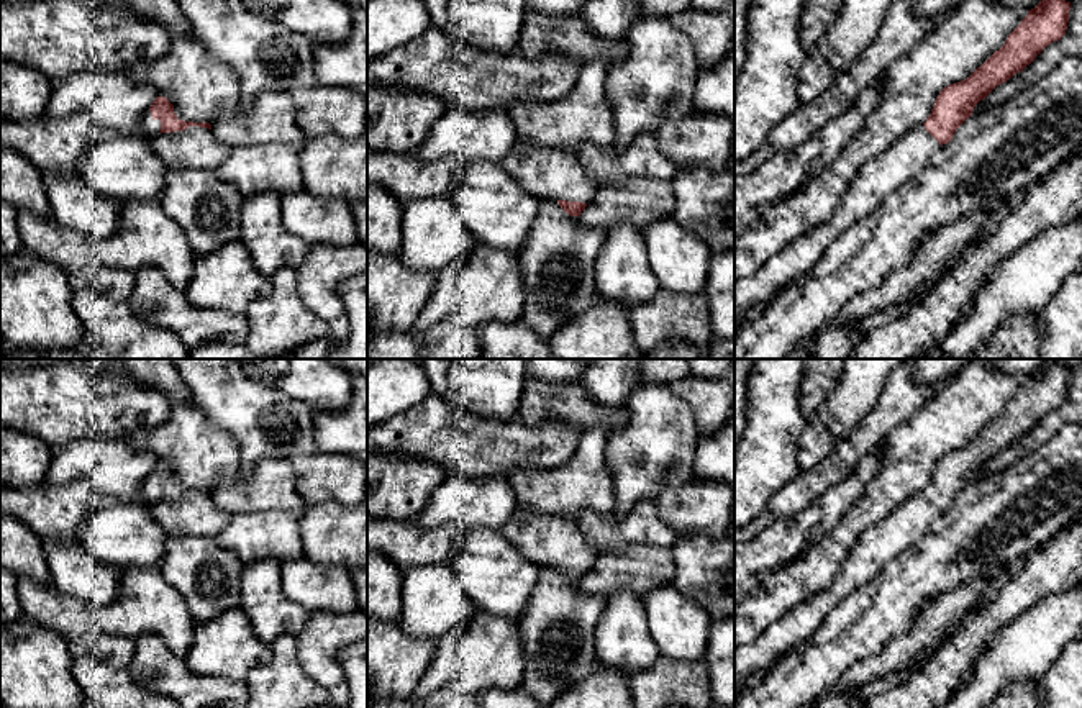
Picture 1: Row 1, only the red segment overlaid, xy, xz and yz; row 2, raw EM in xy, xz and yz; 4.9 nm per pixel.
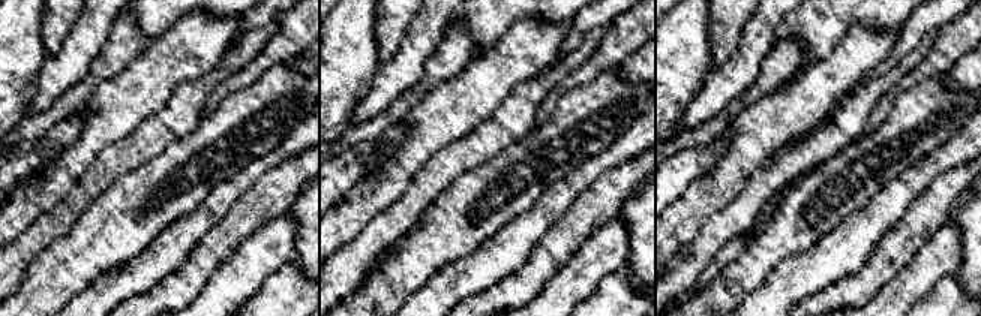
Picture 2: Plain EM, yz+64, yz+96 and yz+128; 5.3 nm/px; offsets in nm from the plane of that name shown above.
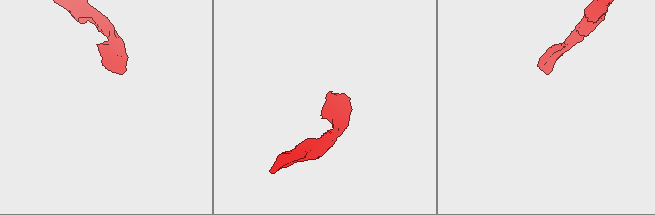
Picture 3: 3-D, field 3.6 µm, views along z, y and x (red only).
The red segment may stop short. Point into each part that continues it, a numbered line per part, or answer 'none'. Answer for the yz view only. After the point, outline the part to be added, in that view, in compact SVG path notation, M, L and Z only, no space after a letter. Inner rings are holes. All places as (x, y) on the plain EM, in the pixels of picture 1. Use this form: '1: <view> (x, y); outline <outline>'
1: yz (879, 544); outline M920 492L862 531L830 587L734 651L734 705L757 687L790 649L808 639L841 600L915 546L939 516L941 511Z

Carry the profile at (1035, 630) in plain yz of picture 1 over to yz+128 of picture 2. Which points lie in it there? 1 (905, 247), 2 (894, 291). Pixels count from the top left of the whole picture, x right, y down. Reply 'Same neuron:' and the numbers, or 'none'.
Same neuron: 2

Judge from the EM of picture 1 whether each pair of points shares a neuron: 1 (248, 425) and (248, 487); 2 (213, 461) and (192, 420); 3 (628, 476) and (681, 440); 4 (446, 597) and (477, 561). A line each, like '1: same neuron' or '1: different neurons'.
1: different neurons
2: same neuron
3: same neuron
4: different neurons

